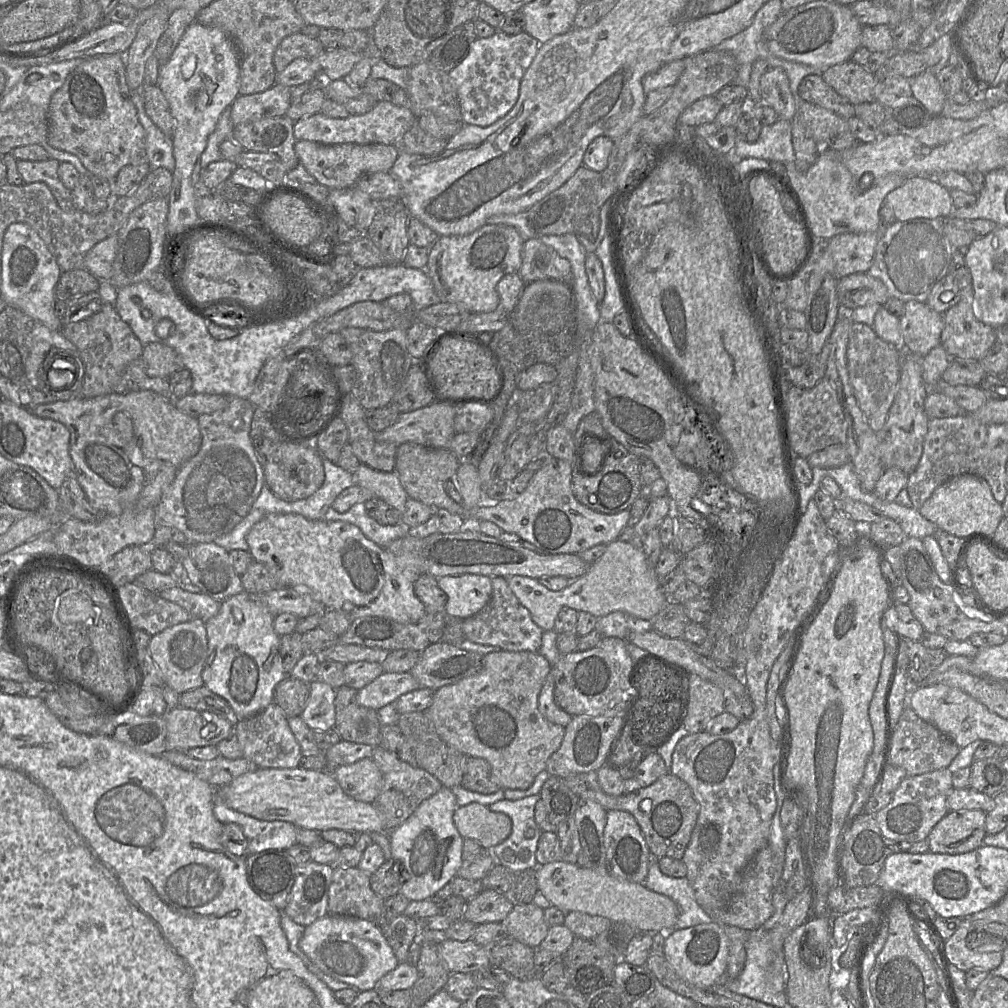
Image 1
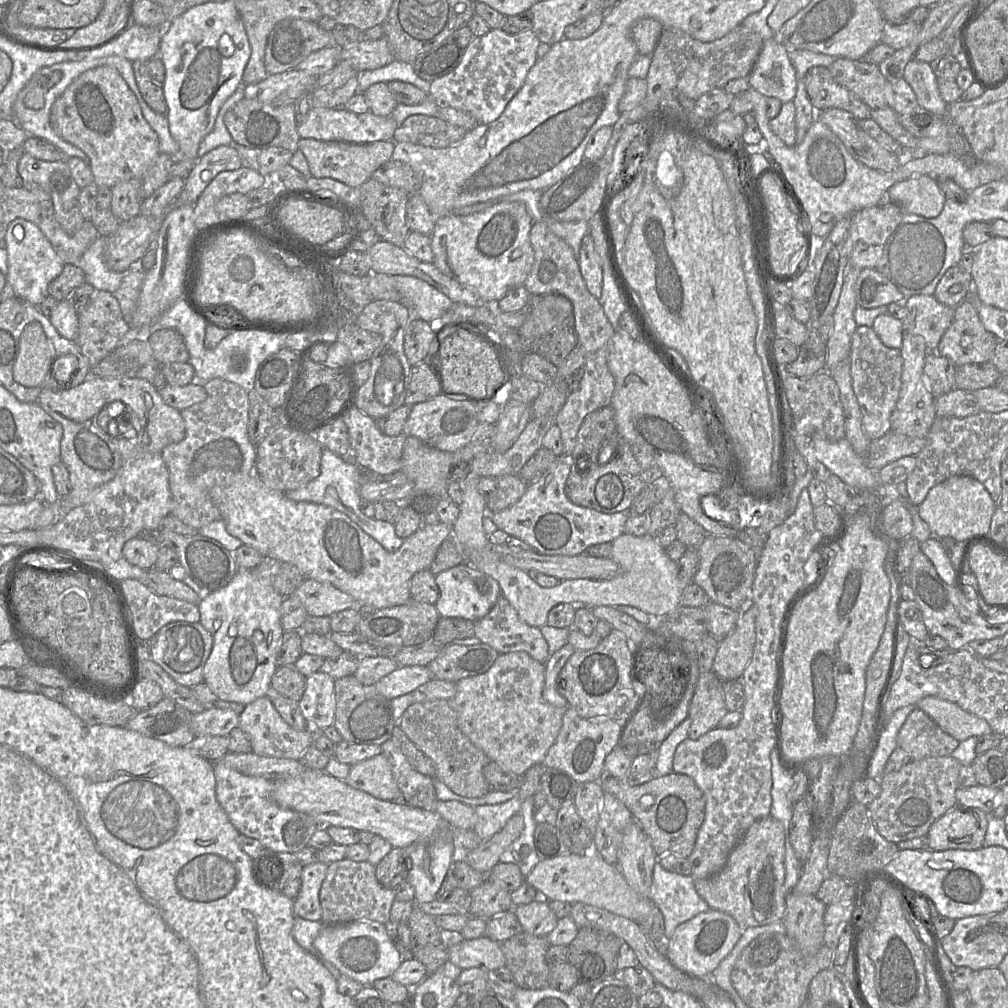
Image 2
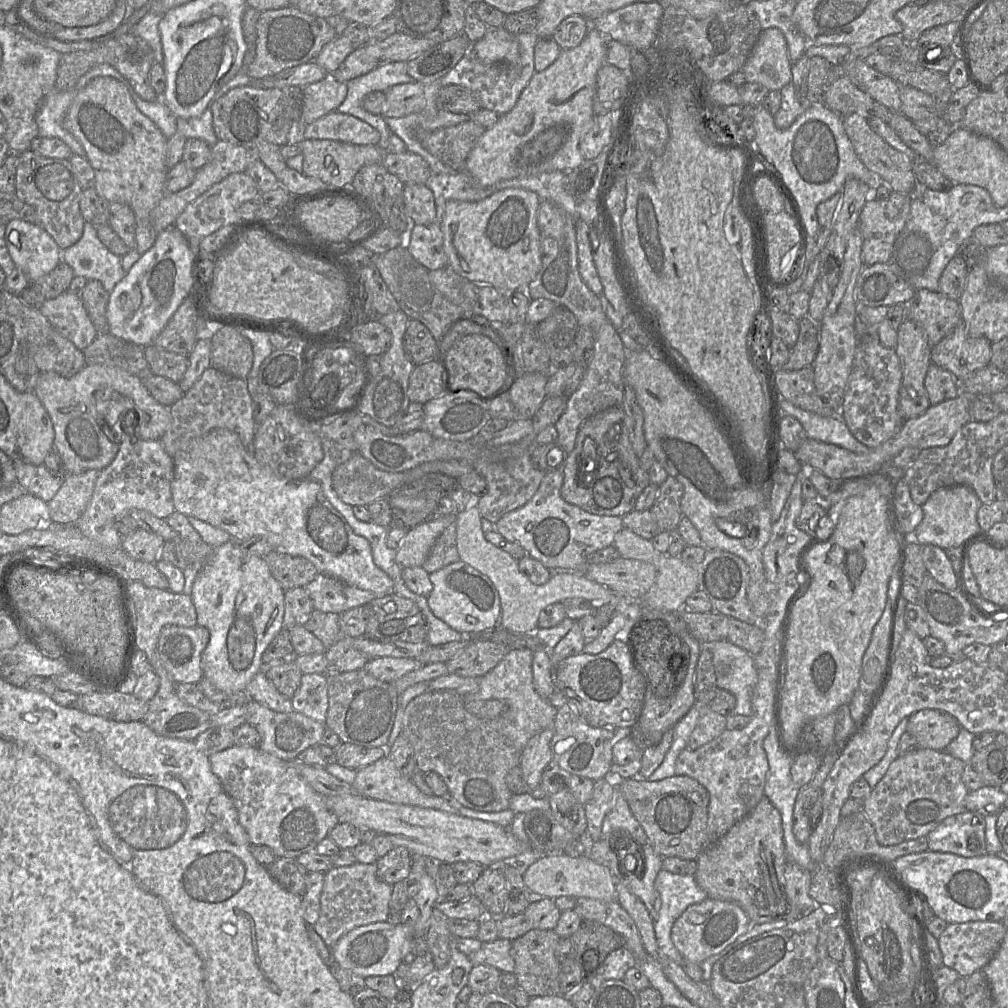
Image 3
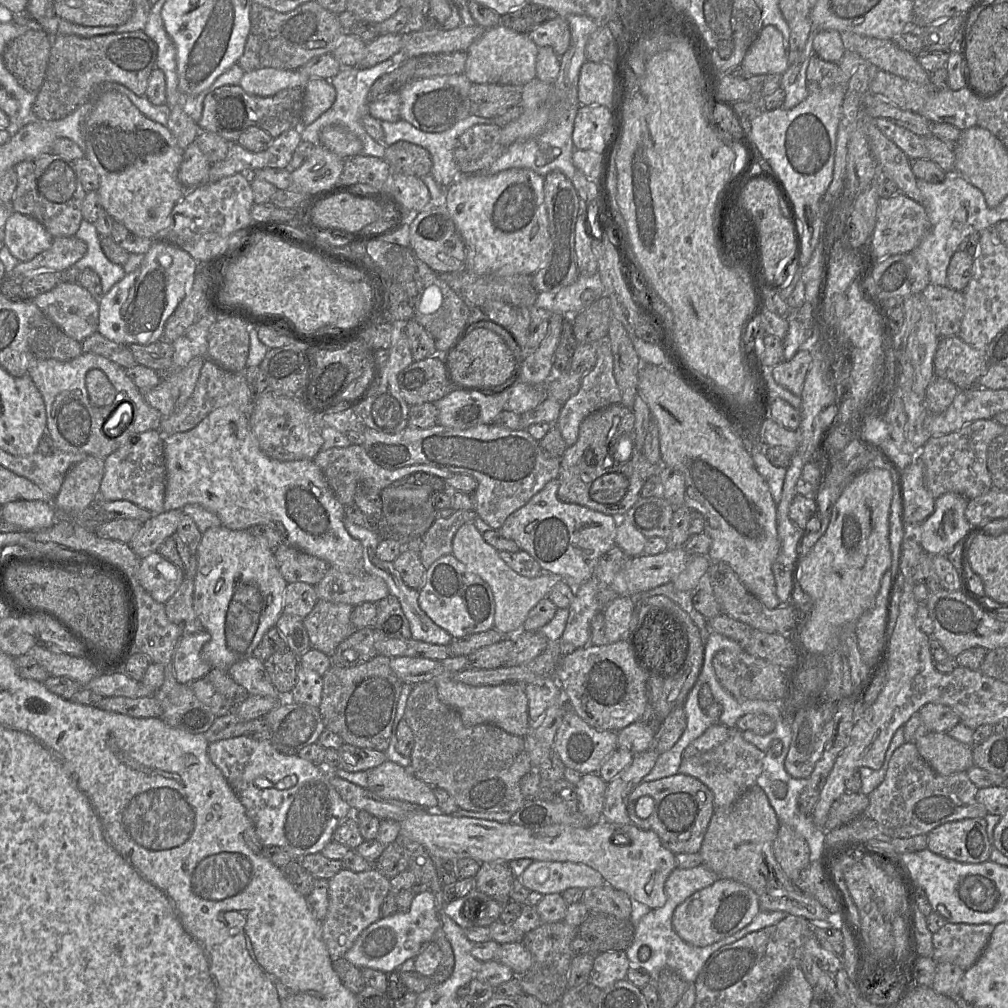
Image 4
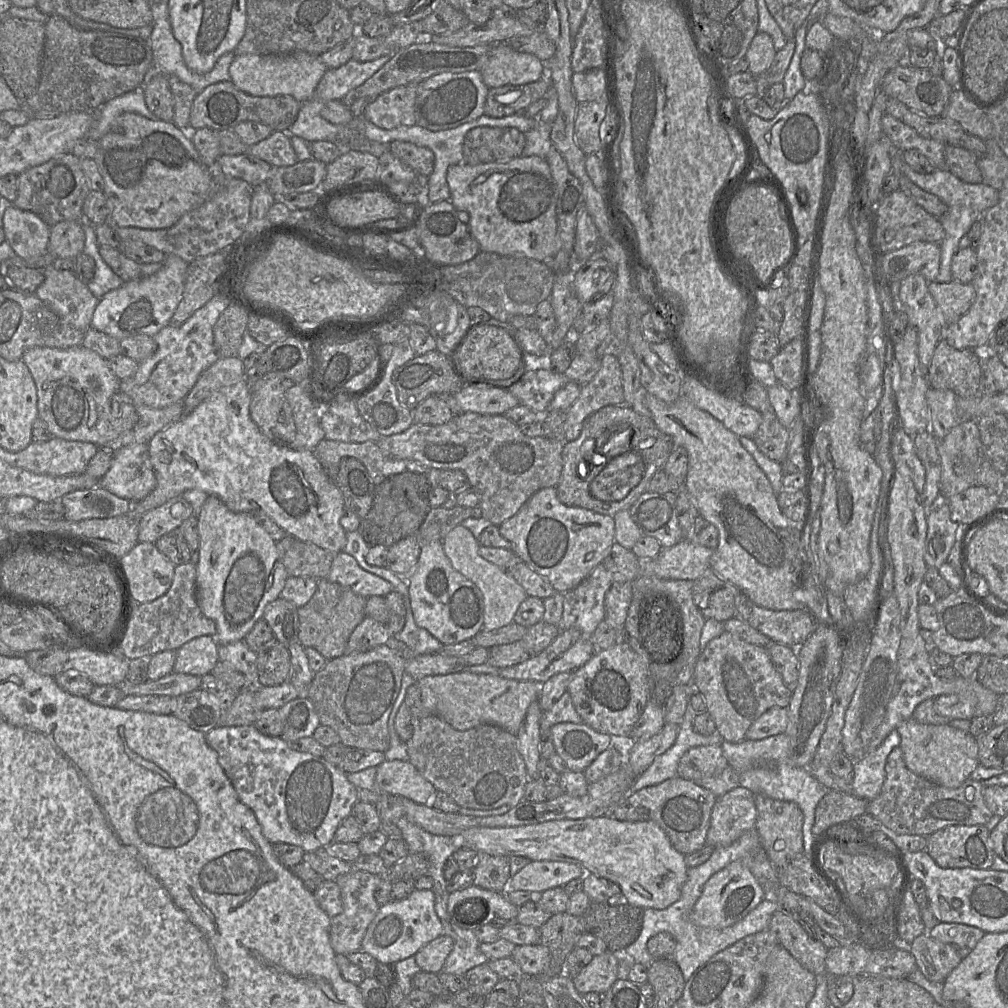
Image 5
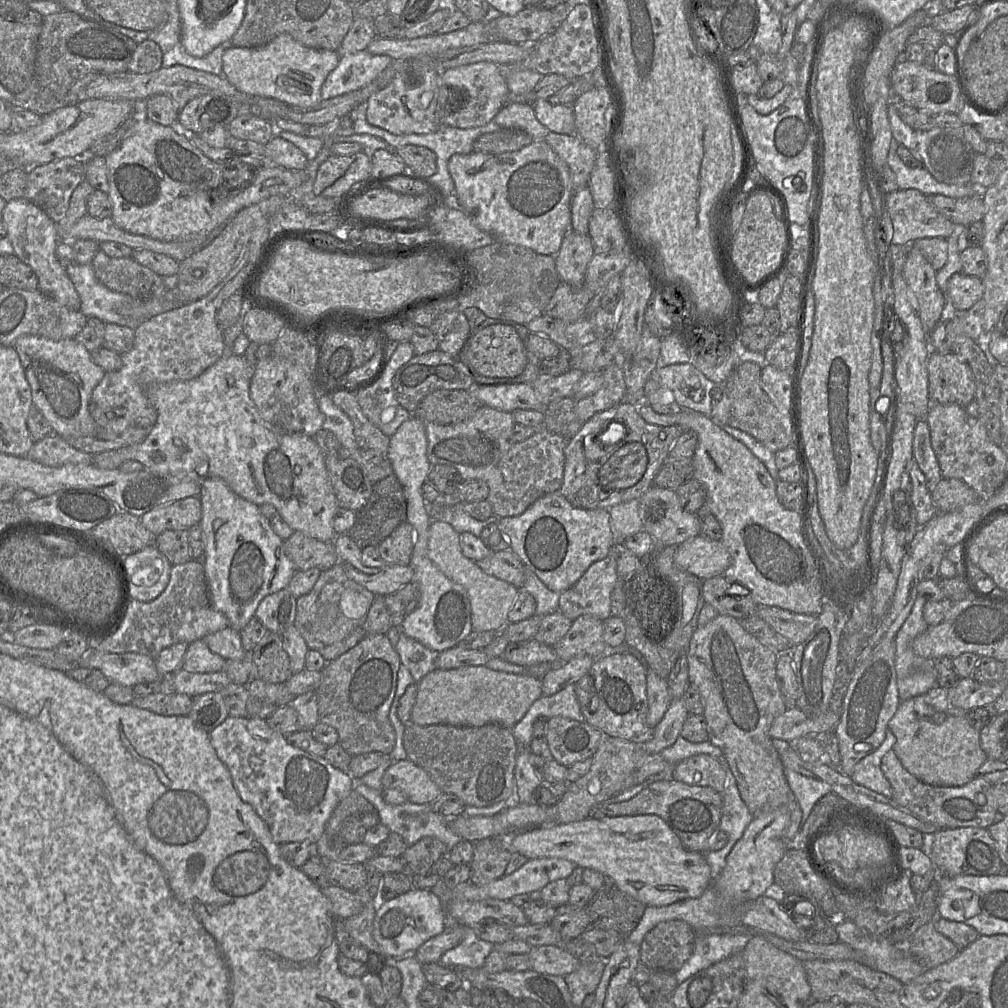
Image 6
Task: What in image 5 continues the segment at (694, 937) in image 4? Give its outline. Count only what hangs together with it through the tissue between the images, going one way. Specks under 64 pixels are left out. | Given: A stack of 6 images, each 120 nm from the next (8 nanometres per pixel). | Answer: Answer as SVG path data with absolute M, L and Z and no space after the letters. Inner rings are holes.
M734 861L713 874L704 884L702 893L690 914L697 926L725 928L744 918L765 897L764 890L741 861Z

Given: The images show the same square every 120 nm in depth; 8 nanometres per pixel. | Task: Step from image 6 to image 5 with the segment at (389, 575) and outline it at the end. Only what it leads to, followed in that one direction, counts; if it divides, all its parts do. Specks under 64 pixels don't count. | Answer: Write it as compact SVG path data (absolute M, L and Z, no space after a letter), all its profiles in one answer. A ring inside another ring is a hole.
M344 552L335 554L327 579L365 598L386 597L393 591L390 582L363 570L351 555Z

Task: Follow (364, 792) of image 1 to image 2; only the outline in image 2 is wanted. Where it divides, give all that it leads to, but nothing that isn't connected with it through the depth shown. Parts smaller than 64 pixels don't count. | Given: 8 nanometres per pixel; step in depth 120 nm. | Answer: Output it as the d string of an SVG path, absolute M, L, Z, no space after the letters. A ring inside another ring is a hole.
M383 754L351 766L345 782L383 801L400 801L400 790L394 780L391 764Z

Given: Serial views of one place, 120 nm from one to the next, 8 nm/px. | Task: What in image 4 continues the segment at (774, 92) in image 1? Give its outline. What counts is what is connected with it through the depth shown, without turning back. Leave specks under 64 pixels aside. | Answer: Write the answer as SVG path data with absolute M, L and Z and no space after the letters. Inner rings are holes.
M764 26L741 65L747 75L782 75L788 68L782 33L775 26Z

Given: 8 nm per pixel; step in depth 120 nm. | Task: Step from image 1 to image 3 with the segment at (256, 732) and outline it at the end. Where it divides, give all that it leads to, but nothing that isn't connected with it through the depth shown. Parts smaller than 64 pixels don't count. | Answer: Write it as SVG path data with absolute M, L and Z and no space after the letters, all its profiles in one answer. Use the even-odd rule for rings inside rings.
M249 699L246 703L247 723L258 731L261 742L259 749L274 755L284 761L292 761L309 747L317 746L322 742L325 723L317 722L295 710L289 713L276 712L268 707Z

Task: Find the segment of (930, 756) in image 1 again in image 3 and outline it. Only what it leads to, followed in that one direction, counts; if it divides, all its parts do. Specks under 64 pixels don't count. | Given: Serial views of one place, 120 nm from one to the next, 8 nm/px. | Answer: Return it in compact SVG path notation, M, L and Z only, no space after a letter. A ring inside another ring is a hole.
M923 709L912 714L906 727L906 731L915 737L917 748L935 751L945 751L960 729L953 716L936 709Z

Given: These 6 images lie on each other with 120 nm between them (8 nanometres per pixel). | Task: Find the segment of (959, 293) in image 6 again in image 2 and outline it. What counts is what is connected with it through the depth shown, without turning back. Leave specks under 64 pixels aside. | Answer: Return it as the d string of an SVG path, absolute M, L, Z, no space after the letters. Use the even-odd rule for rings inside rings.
M915 295L904 300L907 315L902 320L904 332L921 336L929 352L937 346L953 321L954 308L940 303L934 295Z

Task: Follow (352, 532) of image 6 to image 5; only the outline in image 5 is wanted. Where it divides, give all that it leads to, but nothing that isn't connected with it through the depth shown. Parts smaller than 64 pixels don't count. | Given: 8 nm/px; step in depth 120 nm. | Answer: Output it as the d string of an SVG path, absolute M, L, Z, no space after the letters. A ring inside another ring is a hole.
M417 472L394 474L376 485L372 507L367 515L361 518L358 528L365 542L370 547L390 547L410 535L415 535L431 509L428 494L432 487L431 478Z

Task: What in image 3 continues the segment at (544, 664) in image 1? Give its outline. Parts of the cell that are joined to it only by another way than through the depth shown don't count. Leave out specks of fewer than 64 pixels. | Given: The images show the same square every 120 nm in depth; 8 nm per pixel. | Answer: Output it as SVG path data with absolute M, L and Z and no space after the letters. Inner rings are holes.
M528 648L511 649L488 673L480 678L477 694L480 699L504 700L507 710L498 718L488 721L490 726L508 737L518 750L523 750L528 741L545 729L554 726L557 708L543 699L533 684L533 651Z

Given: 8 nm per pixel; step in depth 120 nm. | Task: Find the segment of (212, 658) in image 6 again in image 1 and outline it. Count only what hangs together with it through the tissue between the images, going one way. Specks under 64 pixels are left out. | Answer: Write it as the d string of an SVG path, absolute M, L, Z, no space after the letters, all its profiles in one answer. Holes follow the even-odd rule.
M192 618L164 629L151 637L148 651L164 680L177 693L182 694L204 685L202 670L208 653L208 638L204 621Z

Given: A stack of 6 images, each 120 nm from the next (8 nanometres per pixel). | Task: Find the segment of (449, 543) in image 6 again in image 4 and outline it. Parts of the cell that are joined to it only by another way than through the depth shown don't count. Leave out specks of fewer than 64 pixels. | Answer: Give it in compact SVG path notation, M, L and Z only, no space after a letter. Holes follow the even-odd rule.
M467 522L458 529L452 541L452 555L463 563L471 573L479 576L490 586L495 602L494 629L504 635L514 636L520 632L530 610L540 600L547 598L551 588L557 582L563 580L560 576L552 573L543 573L536 578L519 575L500 558L498 550L483 539L483 534L480 533L474 522Z

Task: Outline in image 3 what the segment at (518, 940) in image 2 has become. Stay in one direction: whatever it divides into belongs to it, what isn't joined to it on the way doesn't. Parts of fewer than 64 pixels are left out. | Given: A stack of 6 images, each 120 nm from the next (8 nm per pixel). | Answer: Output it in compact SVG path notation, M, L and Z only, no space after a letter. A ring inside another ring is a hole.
M531 929L521 937L511 941L511 956L515 963L514 975L517 986L530 998L556 996L560 994L560 962L555 957L555 949L560 936L554 930Z

